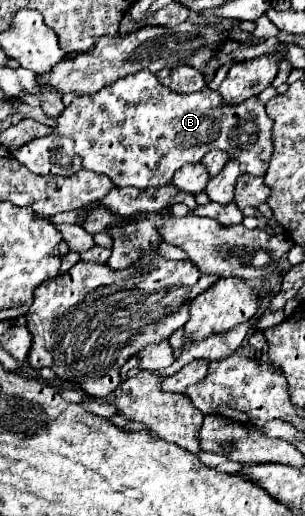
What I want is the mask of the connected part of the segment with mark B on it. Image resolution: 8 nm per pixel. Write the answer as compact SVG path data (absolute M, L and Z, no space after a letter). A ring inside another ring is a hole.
M142 70L134 76L126 76L112 86L102 88L94 94L76 96L70 106L56 118L54 132L74 140L74 150L82 158L82 168L106 174L116 186L150 188L170 184L170 176L184 164L196 164L202 156L218 148L240 162L242 172L250 176L262 176L268 168L272 156L272 120L264 112L264 104L256 96L244 100L244 104L224 104L220 94L214 90L204 90L196 94L178 94L164 88L156 74Z

